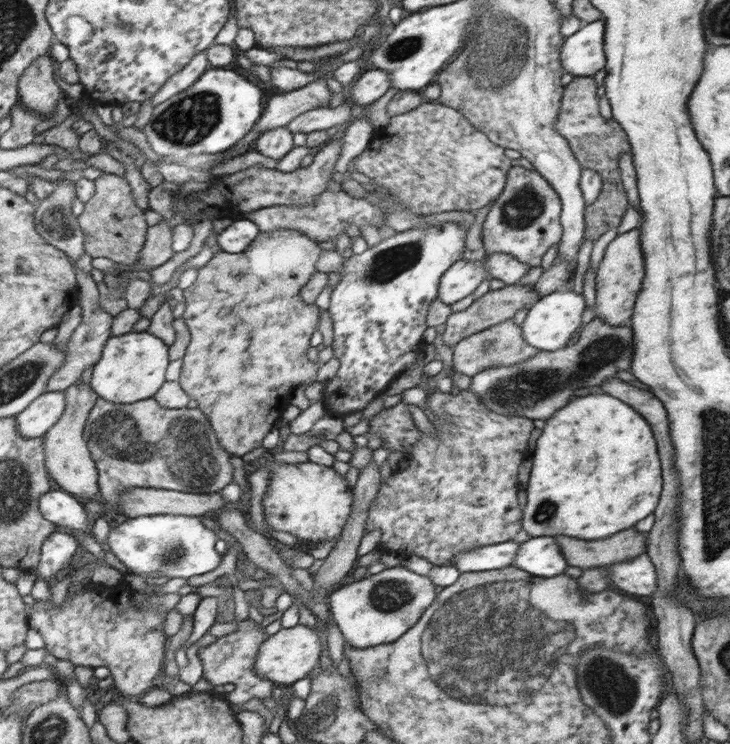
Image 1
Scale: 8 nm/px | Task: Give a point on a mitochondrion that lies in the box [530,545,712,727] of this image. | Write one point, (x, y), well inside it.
(608, 682)

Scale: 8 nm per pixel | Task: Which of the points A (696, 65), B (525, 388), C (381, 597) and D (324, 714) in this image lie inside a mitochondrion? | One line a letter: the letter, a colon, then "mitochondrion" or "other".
A: other
B: mitochondrion
C: mitochondrion
D: mitochondrion

